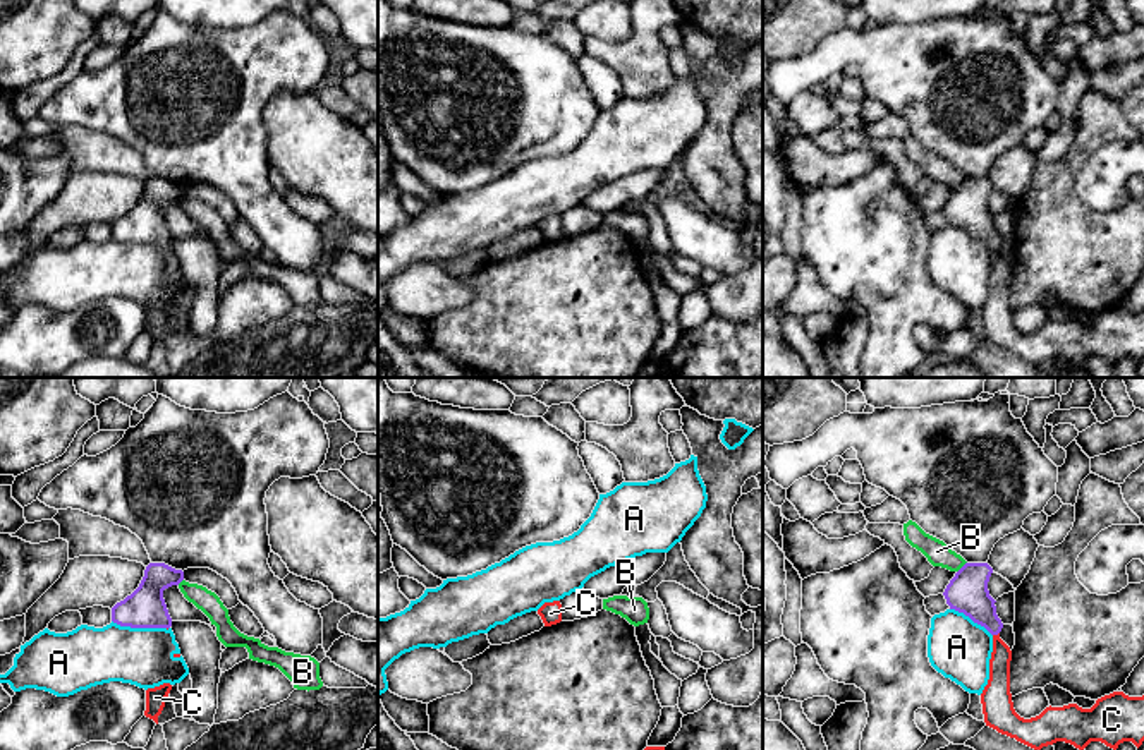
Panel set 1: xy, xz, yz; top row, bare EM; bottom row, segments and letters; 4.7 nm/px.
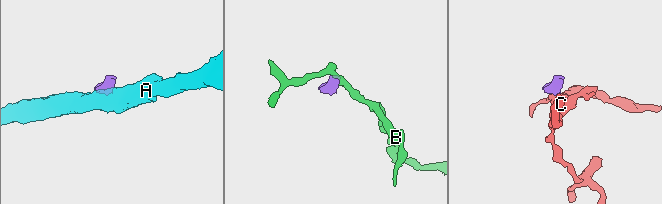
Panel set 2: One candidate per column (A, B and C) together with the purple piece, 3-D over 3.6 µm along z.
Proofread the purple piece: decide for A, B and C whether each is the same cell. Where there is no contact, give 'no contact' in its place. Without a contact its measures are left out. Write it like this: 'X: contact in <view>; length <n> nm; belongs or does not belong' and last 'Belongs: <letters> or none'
A: contact in xy; length 260 nm; does not belong
B: contact in yz; length 70 nm; does not belong
C: contact in yz; length 40 nm; belongs
Belongs: C

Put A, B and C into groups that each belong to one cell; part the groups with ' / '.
A / B / C

